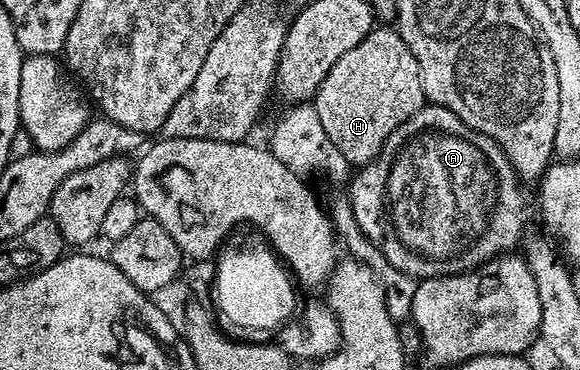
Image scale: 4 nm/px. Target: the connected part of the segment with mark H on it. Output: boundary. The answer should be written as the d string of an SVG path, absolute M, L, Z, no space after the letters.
M392 27L373 28L358 47L350 47L330 67L330 75L322 79L314 98L323 130L352 167L373 161L388 136L425 103L418 59L414 59L410 47L406 47L399 32Z

